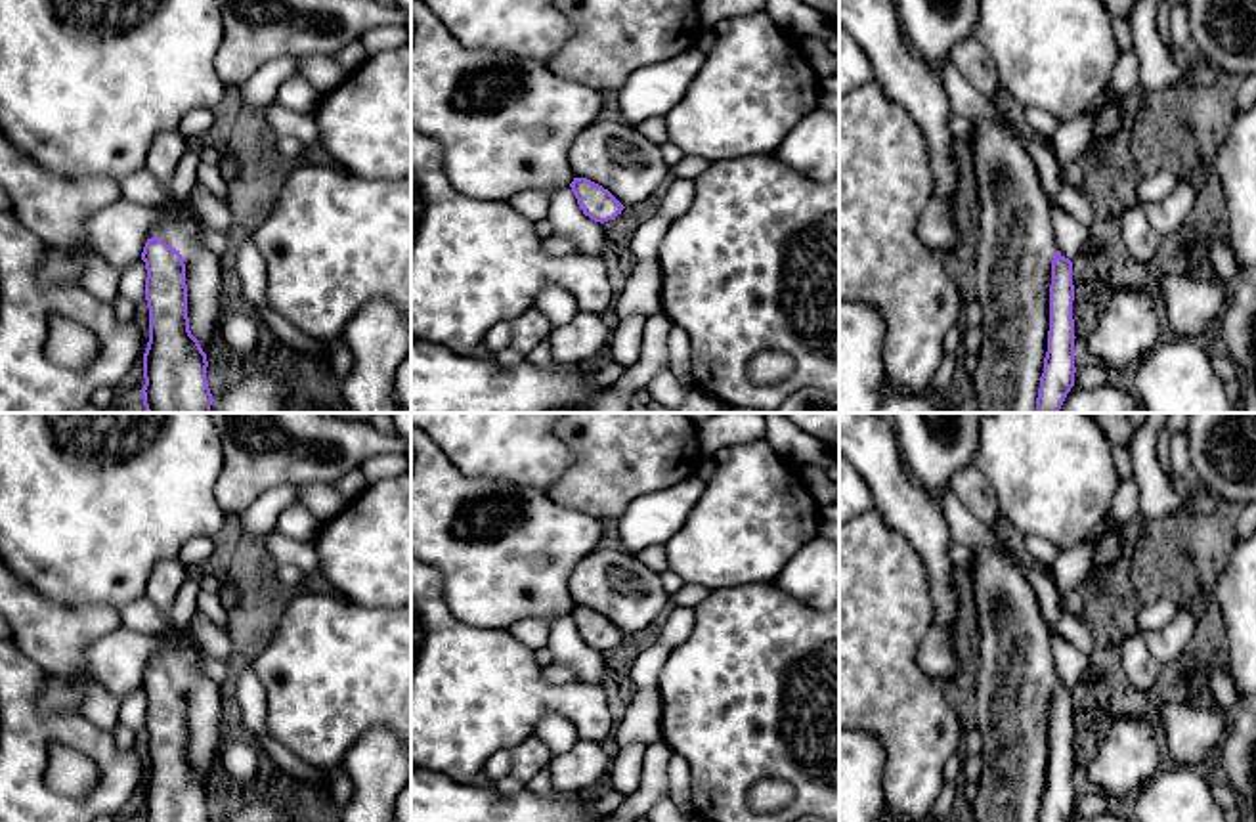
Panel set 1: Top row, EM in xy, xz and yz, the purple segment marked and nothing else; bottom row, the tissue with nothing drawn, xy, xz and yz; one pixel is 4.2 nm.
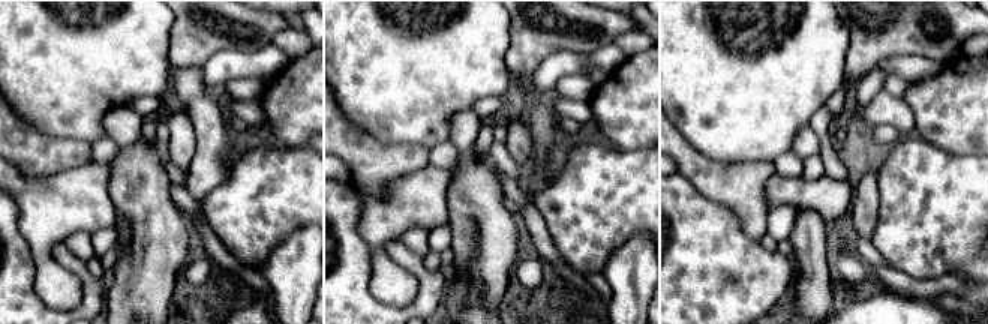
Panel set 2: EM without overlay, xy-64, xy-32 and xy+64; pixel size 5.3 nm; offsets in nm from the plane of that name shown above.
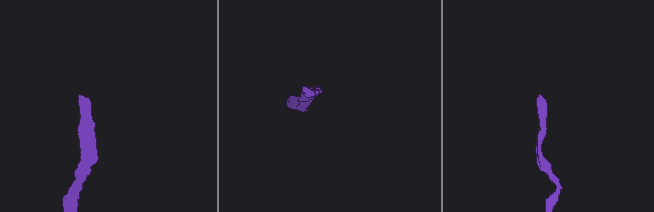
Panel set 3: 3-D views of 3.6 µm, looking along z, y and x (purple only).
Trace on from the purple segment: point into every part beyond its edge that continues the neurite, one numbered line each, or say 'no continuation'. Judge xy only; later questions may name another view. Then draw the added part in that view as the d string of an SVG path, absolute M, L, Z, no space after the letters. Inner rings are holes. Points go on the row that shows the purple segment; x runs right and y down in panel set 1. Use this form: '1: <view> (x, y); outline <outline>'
no continuation

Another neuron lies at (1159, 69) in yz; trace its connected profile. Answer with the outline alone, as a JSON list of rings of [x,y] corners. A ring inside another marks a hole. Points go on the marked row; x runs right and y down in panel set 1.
[[[1139,0],[1130,15],[1134,52],[1139,63],[1137,86],[1145,92],[1160,92],[1185,84],[1181,59],[1168,52],[1157,29],[1160,2]]]

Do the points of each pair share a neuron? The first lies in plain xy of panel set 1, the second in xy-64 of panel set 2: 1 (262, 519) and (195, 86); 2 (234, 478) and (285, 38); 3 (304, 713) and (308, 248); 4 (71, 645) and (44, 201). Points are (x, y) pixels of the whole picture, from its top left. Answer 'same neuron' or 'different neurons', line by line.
1: different neurons
2: different neurons
3: different neurons
4: different neurons

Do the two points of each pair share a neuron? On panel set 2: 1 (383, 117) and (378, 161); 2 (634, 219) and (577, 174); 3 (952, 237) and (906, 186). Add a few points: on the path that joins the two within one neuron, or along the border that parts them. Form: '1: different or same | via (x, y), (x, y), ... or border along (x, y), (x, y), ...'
1: different | border along (350, 120), (381, 141), (411, 143), (414, 146)
2: same | via (621, 206), (610, 195), (598, 195), (591, 188)
3: same | via (945, 225), (918, 198)

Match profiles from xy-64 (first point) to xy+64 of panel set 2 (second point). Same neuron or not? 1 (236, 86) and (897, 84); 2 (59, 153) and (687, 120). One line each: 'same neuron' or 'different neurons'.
1: same neuron
2: different neurons

